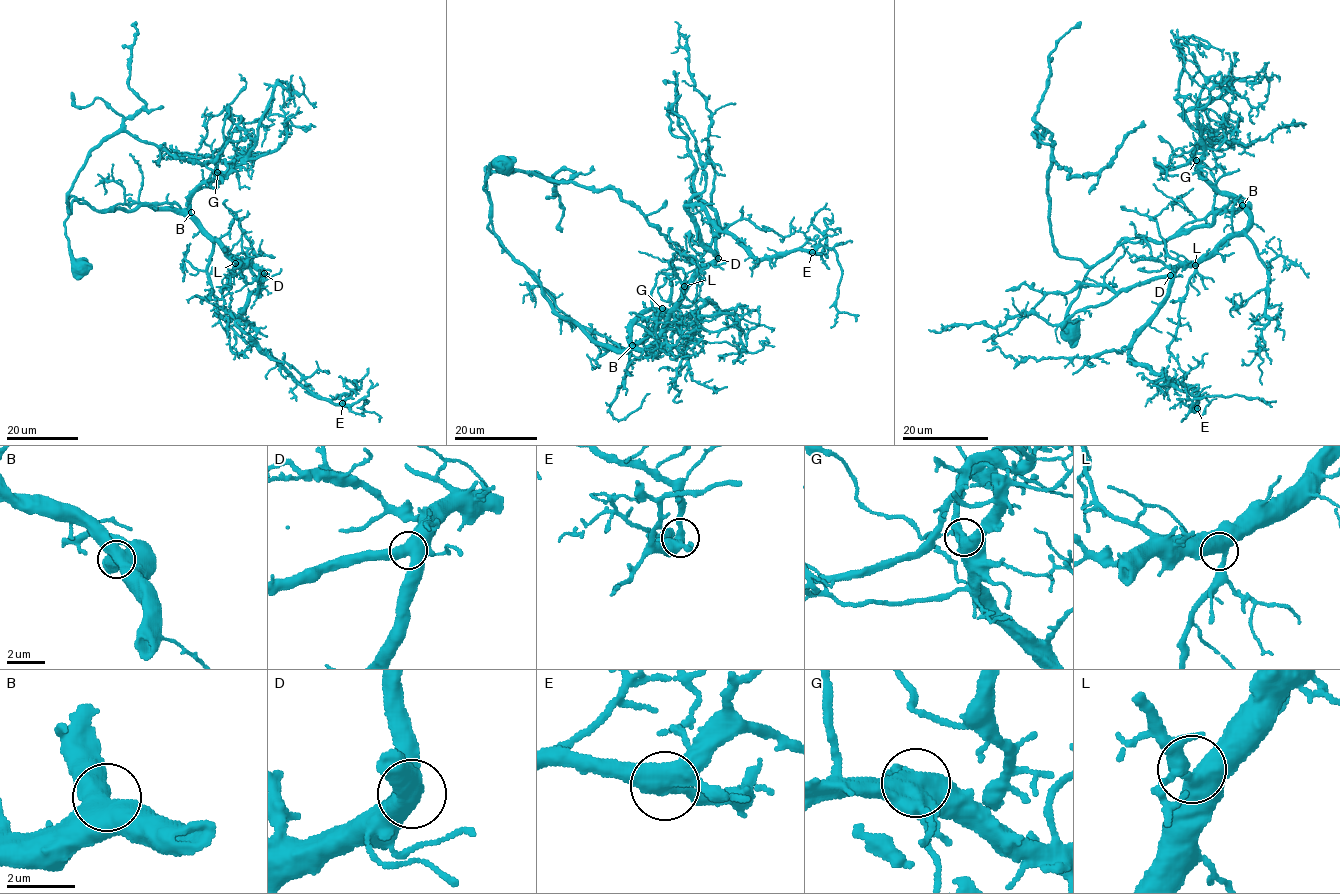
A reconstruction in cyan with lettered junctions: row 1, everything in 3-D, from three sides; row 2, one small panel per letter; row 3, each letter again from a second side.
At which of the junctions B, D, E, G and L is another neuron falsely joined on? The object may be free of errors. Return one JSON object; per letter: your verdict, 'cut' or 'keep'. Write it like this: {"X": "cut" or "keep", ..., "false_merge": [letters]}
{"B": "keep", "D": "keep", "E": "keep", "G": "cut", "L": "keep", "false_merge": ["G"]}

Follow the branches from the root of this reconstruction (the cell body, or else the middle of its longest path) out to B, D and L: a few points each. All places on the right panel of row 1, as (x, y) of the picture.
B: (1068, 336), (1068, 308), (1084, 277), (1118, 245), (1166, 240), (1189, 222), (1242, 205)
D: (1068, 336), (1068, 308), (1084, 277), (1118, 245), (1166, 240), (1209, 213), (1247, 205), (1247, 226), (1170, 275)
L: (1068, 336), (1068, 308), (1084, 277), (1118, 245), (1166, 240), (1209, 213), (1247, 205), (1247, 226), (1195, 265)

